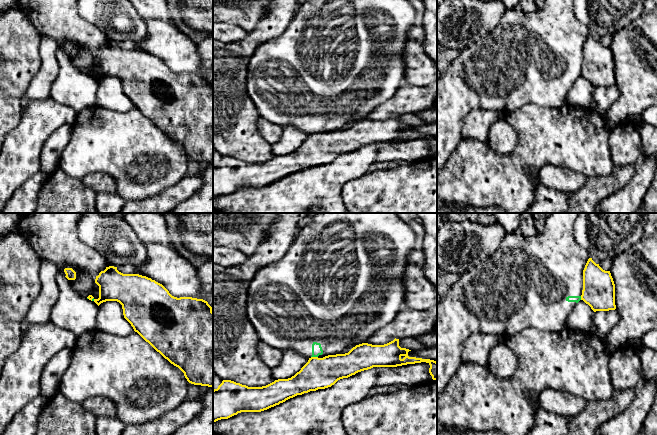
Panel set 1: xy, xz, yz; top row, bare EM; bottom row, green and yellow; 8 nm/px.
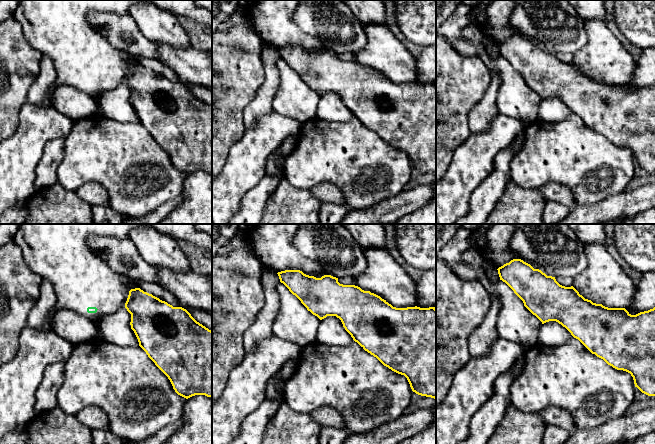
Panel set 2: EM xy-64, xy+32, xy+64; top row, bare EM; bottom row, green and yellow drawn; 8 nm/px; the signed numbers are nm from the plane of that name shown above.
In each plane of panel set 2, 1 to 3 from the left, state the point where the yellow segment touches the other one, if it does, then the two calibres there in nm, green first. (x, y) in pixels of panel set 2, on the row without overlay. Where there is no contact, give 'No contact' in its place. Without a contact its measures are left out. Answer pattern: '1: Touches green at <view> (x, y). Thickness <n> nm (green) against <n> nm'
1: No contact
2: No contact
3: No contact

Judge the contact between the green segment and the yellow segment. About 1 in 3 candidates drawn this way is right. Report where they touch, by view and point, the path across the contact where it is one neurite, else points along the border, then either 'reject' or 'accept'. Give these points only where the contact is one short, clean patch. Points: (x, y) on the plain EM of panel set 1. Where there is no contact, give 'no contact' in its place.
contact xz (314, 132); border xz (311, 132), (317, 133); reject

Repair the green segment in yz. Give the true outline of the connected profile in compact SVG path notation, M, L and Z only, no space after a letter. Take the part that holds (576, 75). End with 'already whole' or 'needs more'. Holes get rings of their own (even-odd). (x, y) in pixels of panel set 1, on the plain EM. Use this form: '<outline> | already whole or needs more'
M545 0L544 6L541 9L537 9L534 13L524 13L519 5L512 9L506 9L497 26L474 45L460 51L458 57L450 62L447 70L441 73L441 77L437 79L437 172L442 169L452 152L458 146L462 138L461 132L464 118L470 111L474 109L490 109L500 113L503 117L506 113L527 104L536 104L544 108L562 108L566 104L569 89L581 76L583 46L589 34L587 25L581 23L575 16L574 0Z | needs more

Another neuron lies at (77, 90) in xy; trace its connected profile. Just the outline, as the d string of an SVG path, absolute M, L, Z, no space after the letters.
M60 48L56 51L56 58L59 71L51 86L49 97L77 113L94 107L99 82L94 77L80 72Z

